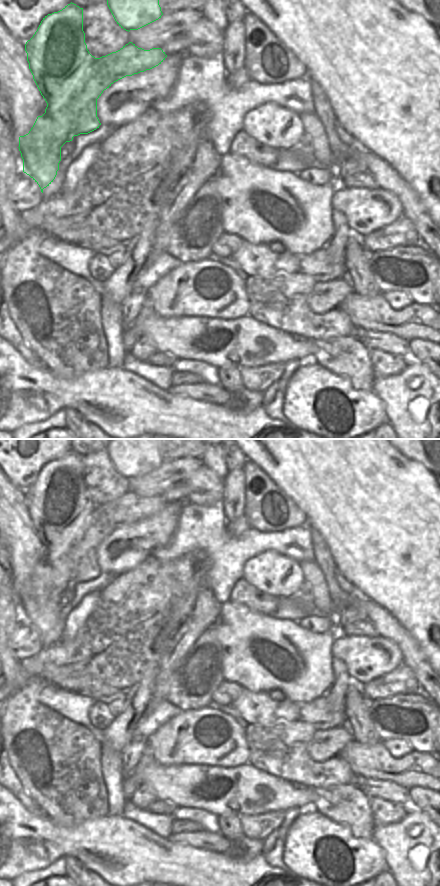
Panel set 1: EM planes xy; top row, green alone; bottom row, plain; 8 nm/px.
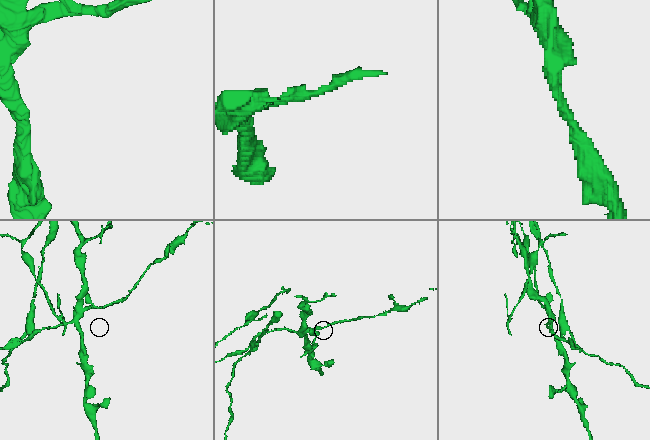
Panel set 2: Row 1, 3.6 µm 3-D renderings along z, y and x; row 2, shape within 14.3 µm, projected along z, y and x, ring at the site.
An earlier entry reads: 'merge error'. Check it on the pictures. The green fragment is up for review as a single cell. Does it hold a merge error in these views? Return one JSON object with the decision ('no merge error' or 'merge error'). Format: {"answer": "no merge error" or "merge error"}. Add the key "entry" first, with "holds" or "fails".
{"entry": "holds", "answer": "merge error"}

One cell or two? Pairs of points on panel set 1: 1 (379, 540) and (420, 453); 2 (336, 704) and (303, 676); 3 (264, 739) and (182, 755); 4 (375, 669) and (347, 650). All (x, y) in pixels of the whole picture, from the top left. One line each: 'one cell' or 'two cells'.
1: two cells
2: two cells
3: two cells
4: one cell

